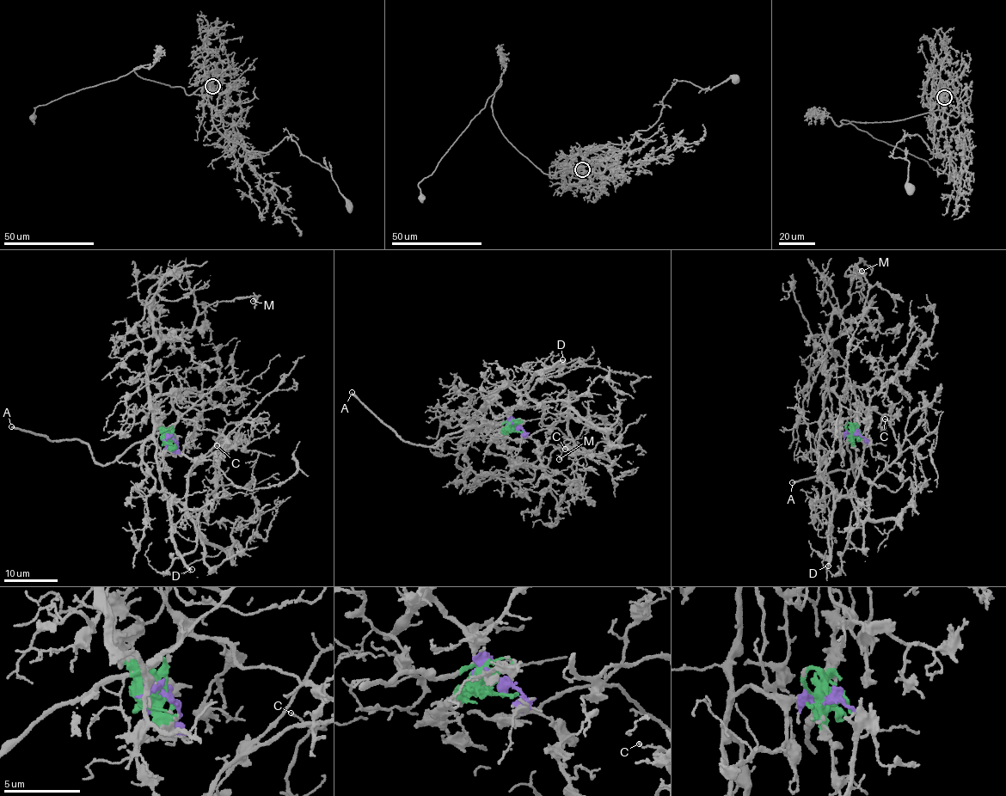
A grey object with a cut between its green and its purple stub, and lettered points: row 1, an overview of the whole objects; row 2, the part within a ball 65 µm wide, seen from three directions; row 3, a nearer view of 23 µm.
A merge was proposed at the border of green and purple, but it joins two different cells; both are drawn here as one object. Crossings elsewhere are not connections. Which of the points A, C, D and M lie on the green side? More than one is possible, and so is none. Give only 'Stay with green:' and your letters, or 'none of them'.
Stay with green: A

